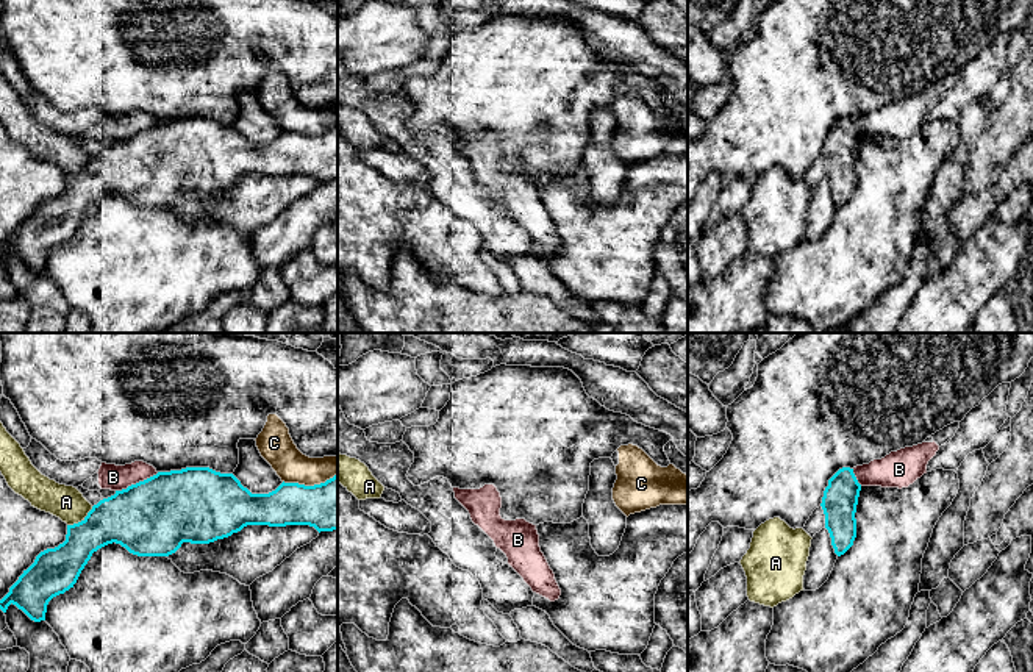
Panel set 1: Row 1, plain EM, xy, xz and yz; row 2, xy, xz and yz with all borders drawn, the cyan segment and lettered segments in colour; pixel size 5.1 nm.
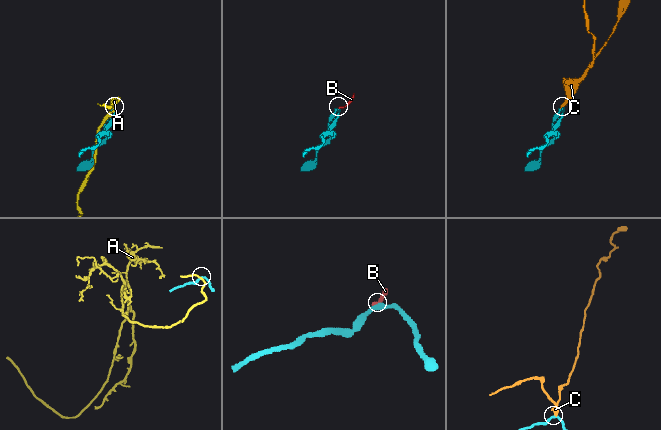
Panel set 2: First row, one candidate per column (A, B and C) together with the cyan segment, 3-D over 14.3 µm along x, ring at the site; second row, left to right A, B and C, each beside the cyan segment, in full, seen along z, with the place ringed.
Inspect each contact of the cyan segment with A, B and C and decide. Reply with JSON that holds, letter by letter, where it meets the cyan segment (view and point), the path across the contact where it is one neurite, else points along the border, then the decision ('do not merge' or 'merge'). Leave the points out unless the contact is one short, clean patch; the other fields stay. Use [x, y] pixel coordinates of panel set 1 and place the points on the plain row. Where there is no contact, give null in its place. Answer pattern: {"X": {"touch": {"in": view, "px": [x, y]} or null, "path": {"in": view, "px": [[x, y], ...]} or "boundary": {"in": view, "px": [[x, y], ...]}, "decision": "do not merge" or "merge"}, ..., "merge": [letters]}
{"A": {"touch": {"in": "xy", "px": [82, 171]}, "decision": "do not merge"}, "B": {"touch": {"in": "xy", "px": [136, 133]}, "boundary": {"in": "xy", "px": [[158, 122], [116, 141]]}, "decision": "do not merge"}, "C": {"touch": {"in": "xy", "px": [310, 136]}, "boundary": {"in": "xy", "px": [[336, 122], [324, 132], [313, 135], [283, 132]]}, "decision": "do not merge"}, "merge": []}

